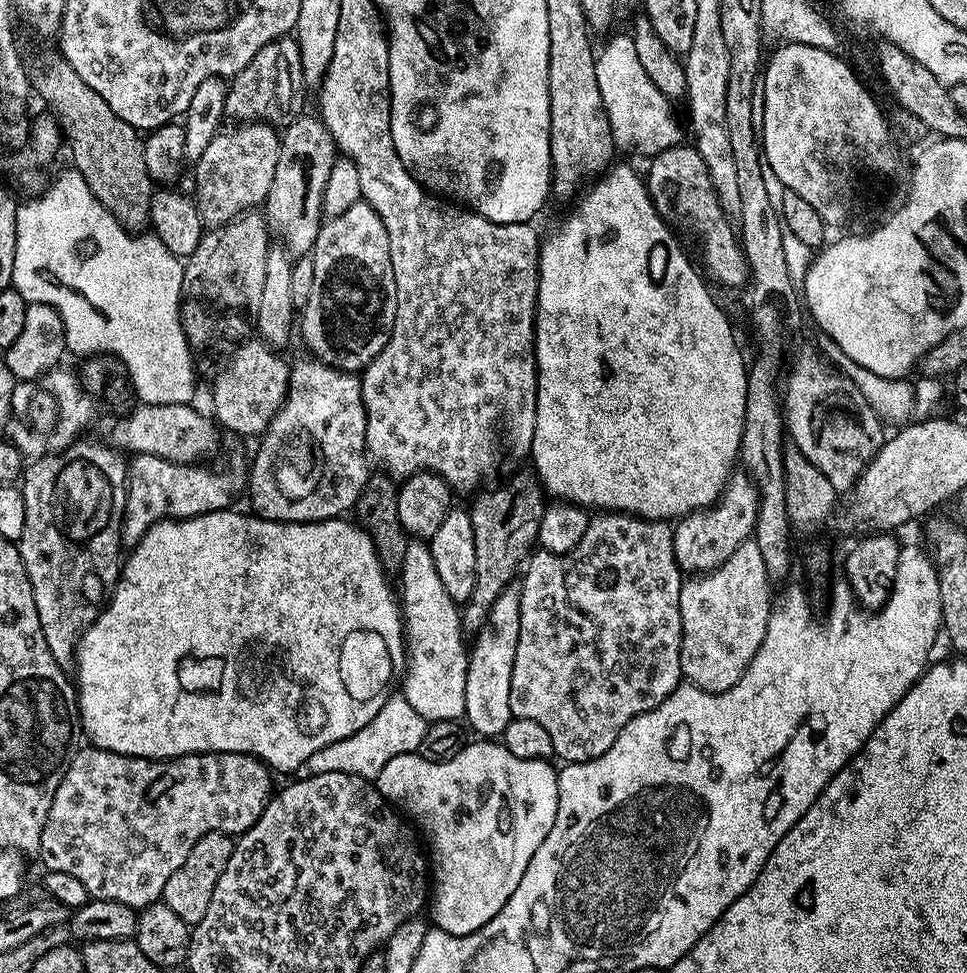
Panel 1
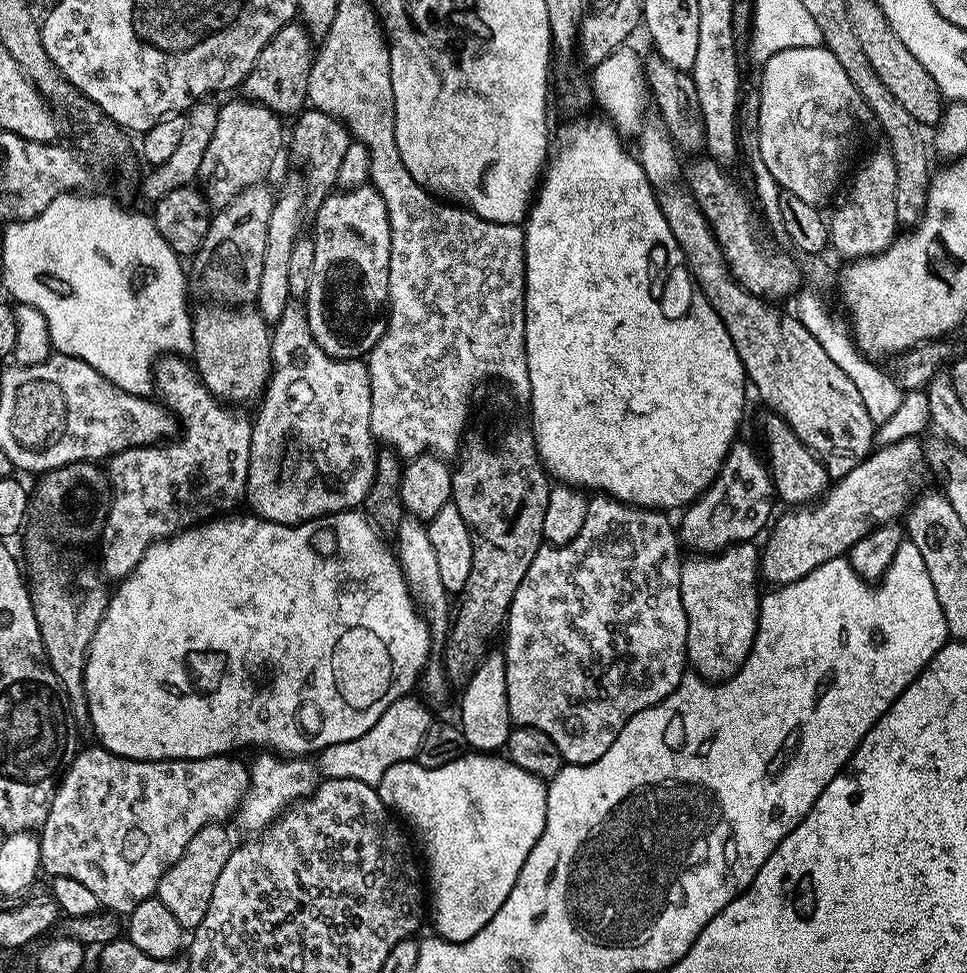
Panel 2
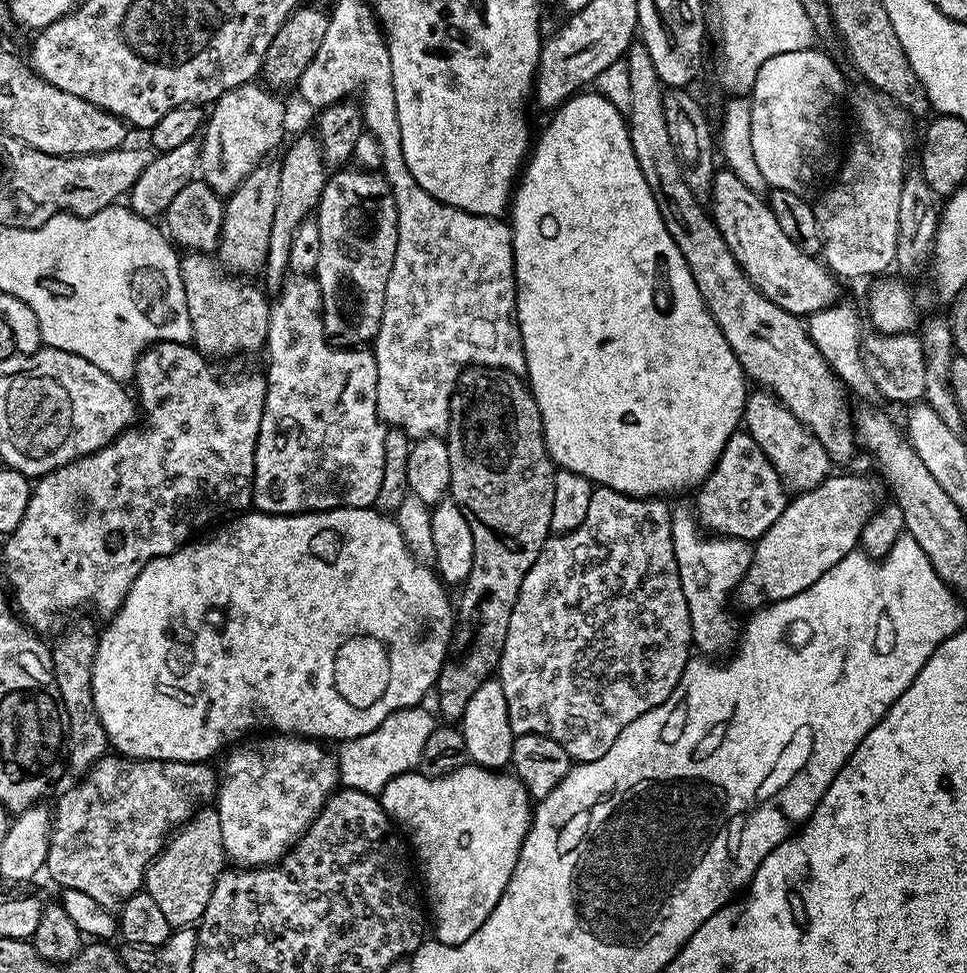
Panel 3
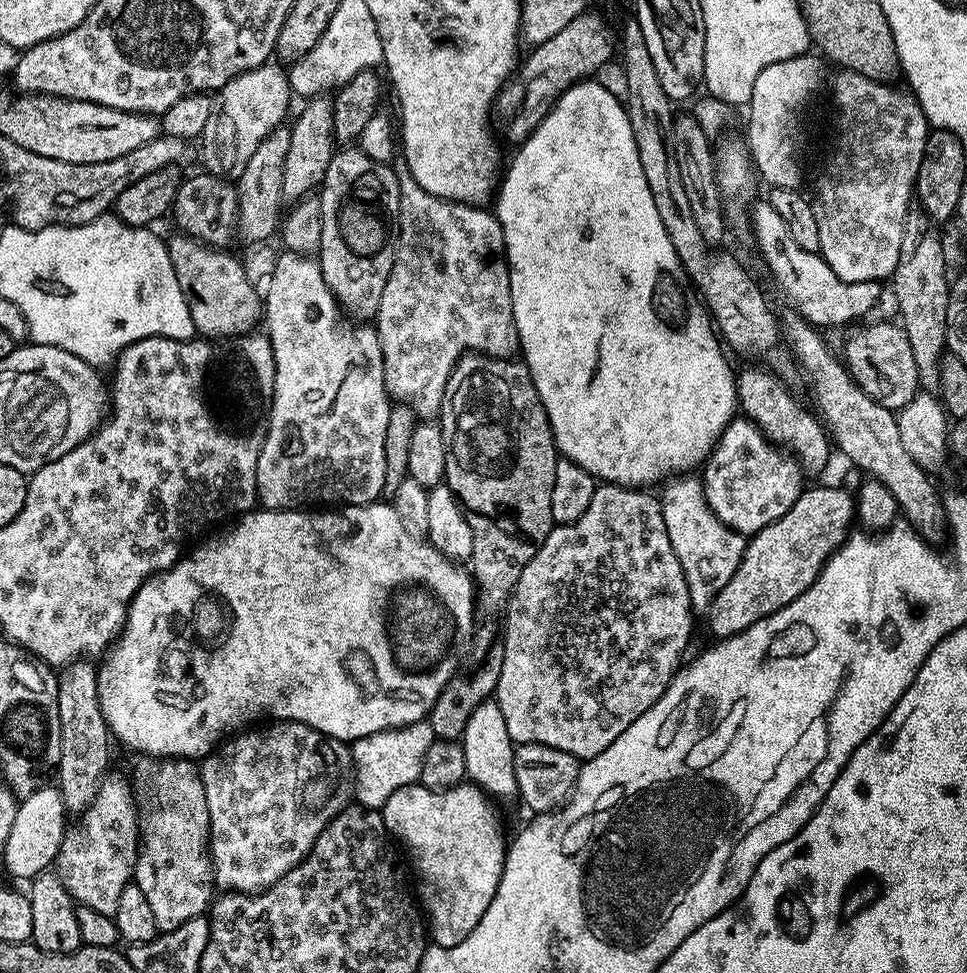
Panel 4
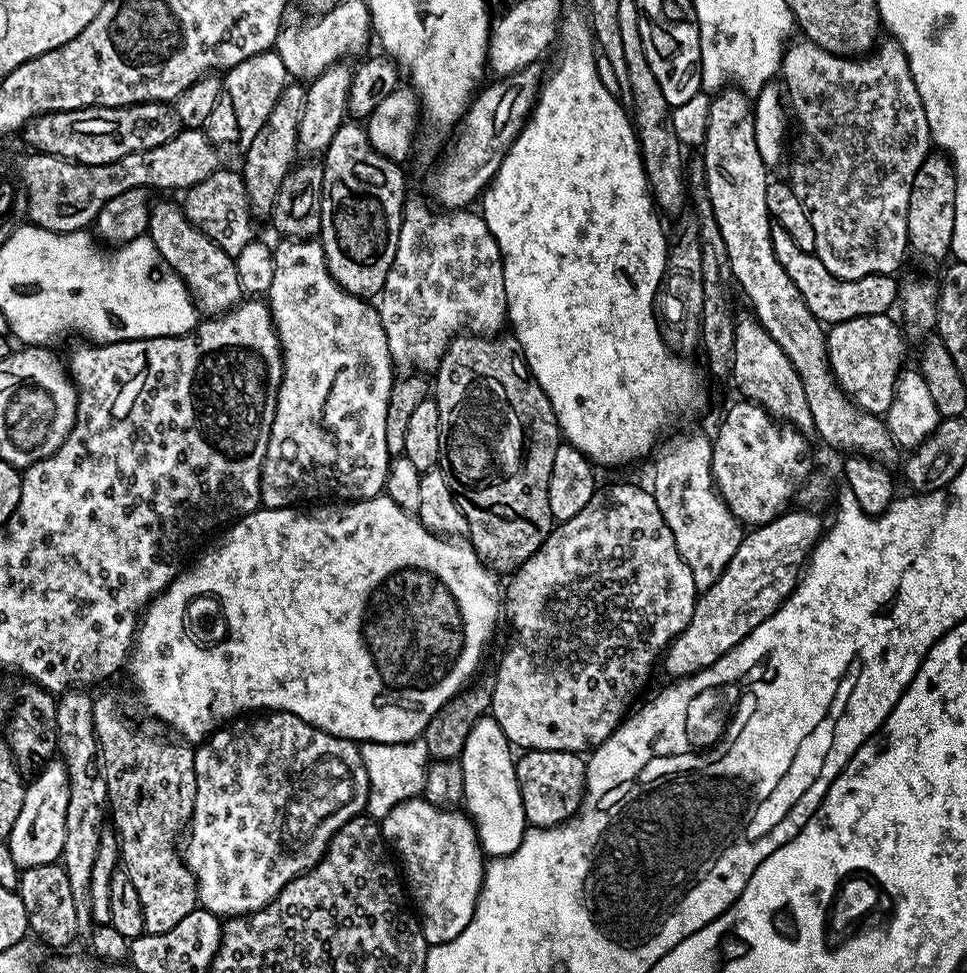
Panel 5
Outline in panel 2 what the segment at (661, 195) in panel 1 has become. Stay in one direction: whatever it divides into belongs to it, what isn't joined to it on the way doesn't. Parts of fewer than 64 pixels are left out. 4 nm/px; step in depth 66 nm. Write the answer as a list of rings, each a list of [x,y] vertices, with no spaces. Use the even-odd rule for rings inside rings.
[[[696,158],[693,159],[696,160],[693,162],[692,165],[689,166],[687,165],[686,168],[686,183],[688,186],[688,189],[692,191],[692,196],[695,198],[695,200],[698,202],[698,206],[702,210],[702,214],[706,219],[708,219],[708,225],[711,226],[712,232],[714,235],[716,235],[716,241],[720,244],[720,249],[722,250],[722,254],[726,258],[726,262],[728,263],[728,268],[729,270],[732,271],[732,277],[735,278],[741,286],[743,286],[744,289],[746,289],[747,292],[752,292],[755,294],[755,296],[761,297],[761,298],[773,298],[774,296],[776,299],[780,300],[783,298],[783,296],[790,296],[790,298],[795,297],[798,292],[801,291],[802,284],[800,284],[800,281],[802,281],[802,275],[800,272],[800,268],[797,264],[797,261],[793,259],[791,256],[788,257],[786,253],[782,252],[784,250],[776,250],[780,252],[764,252],[764,248],[762,245],[760,245],[760,240],[758,237],[756,237],[756,224],[754,221],[752,221],[752,206],[754,208],[753,201],[750,199],[748,201],[748,196],[746,193],[743,192],[742,189],[739,188],[738,185],[735,184],[734,181],[731,180],[730,177],[727,176],[725,169],[721,167],[721,165],[717,164],[715,160],[711,158]]]

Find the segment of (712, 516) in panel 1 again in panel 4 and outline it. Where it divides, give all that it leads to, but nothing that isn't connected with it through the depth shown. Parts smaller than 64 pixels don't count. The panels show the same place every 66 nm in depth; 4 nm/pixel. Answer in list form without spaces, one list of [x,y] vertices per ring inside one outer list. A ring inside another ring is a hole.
[[[734,418],[716,441],[702,472],[704,497],[714,514],[726,526],[750,538],[758,530],[778,522],[806,487],[806,473],[799,466],[784,468],[775,444],[747,418]]]

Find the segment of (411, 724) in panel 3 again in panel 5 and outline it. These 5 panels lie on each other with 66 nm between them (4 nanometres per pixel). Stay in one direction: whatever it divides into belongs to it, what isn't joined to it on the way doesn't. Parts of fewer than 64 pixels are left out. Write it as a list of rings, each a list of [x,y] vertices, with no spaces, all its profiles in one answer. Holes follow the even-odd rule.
[[[422,738],[393,744],[364,742],[360,744],[360,753],[368,779],[366,812],[373,820],[379,822],[386,814],[390,814],[390,810],[394,810],[394,806],[398,806],[398,802],[415,800],[423,793],[430,757],[426,750],[426,742]]]

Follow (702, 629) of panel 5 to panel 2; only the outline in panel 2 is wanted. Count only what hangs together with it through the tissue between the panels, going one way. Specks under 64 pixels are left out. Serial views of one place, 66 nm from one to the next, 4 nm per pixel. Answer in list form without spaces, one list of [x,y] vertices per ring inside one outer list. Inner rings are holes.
[[[920,440],[896,441],[892,445],[877,447],[850,474],[835,481],[815,503],[795,510],[785,511],[780,521],[777,519],[767,533],[768,541],[760,552],[759,575],[769,580],[769,585],[783,586],[798,582],[806,574],[810,574],[818,566],[830,562],[839,556],[848,556],[851,548],[862,538],[884,524],[899,521],[908,511],[914,497],[917,495],[916,483],[920,480],[920,471],[925,471],[925,445]]]

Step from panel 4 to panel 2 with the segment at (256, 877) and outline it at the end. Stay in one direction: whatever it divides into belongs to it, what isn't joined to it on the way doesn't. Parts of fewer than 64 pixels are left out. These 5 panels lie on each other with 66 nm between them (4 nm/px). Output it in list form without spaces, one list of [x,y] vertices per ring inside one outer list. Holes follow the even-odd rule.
[[[271,750],[261,751],[250,760],[248,769],[248,789],[239,808],[234,813],[248,834],[259,834],[293,802],[299,802],[305,796],[312,795],[318,783],[318,768],[308,758],[289,758]]]

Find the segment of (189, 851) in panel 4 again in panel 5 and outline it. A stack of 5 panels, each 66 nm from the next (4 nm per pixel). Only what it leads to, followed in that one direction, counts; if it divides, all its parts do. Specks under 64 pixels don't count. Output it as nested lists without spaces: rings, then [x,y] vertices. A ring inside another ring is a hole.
[[[97,695],[93,699],[92,709],[98,760],[102,765],[102,775],[108,791],[106,808],[110,813],[110,824],[112,822],[116,827],[114,835],[120,845],[122,871],[128,875],[130,882],[134,882],[134,890],[138,892],[145,933],[166,934],[166,930],[174,930],[174,926],[178,926],[178,922],[182,922],[182,918],[186,918],[186,914],[190,914],[198,906],[196,877],[184,865],[177,845],[176,848],[172,845],[172,839],[179,834],[180,827],[183,824],[185,827],[192,819],[196,797],[194,748],[179,738],[165,734],[159,727],[139,728],[138,725],[131,724],[120,713],[120,704],[112,696]]]

